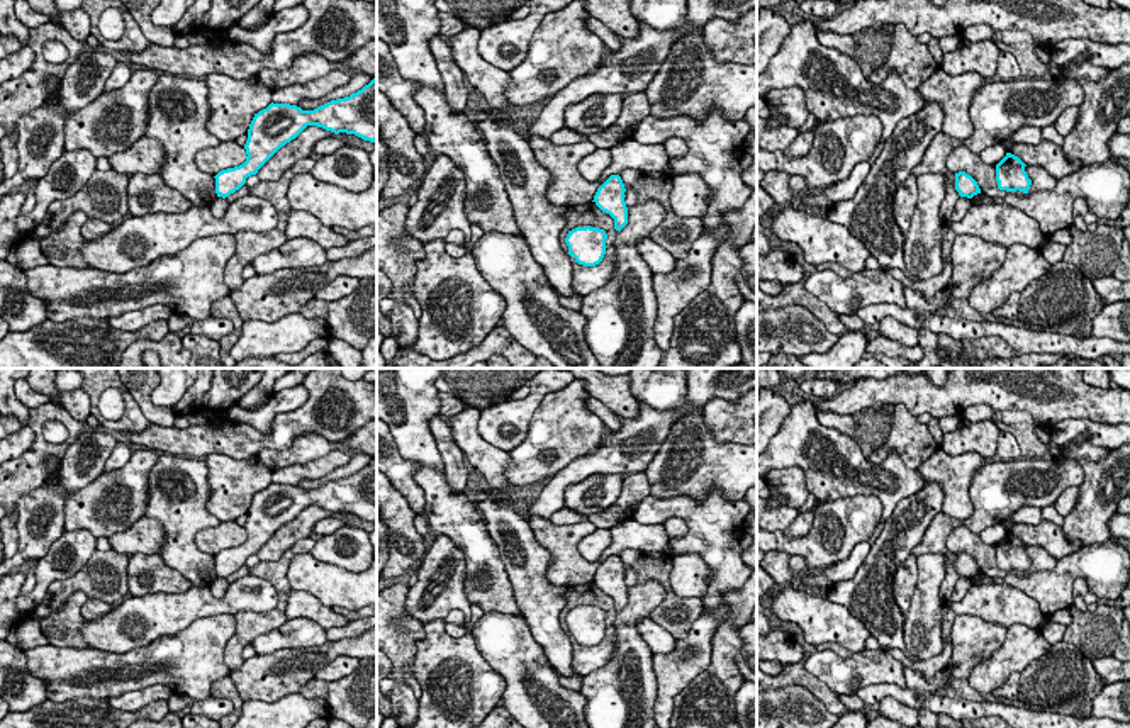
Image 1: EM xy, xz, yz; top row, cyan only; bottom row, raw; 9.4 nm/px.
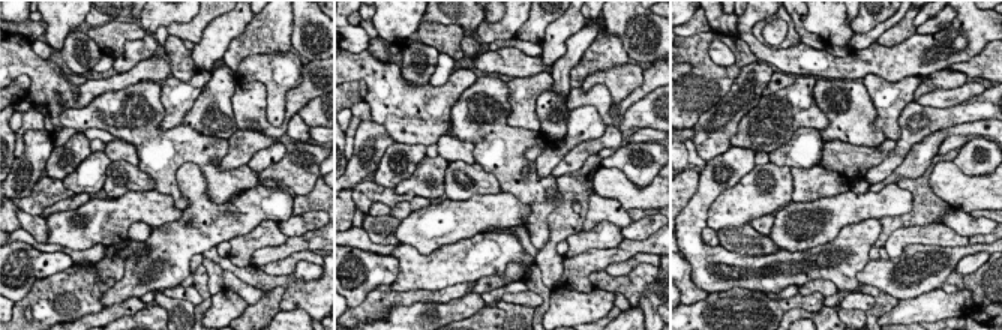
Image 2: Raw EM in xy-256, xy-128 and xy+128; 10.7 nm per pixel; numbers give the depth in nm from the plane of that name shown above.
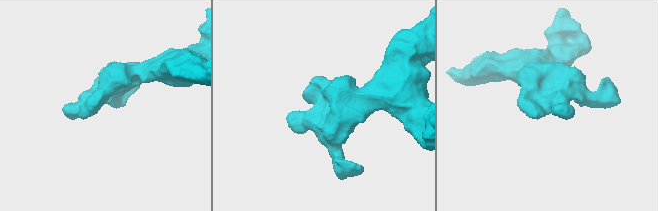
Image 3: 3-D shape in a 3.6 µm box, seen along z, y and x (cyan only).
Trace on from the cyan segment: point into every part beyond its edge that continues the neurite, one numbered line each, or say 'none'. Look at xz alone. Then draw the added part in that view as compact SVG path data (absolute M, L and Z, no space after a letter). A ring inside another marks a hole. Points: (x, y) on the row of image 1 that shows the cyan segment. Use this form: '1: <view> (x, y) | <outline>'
none

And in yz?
none

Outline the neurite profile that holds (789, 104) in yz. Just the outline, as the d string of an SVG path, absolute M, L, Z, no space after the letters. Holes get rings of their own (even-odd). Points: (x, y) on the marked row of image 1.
M799 87L782 90L772 88L767 93L765 102L770 110L770 115L765 119L769 129L780 126L782 120L786 120L787 126L799 129L809 114L804 92Z

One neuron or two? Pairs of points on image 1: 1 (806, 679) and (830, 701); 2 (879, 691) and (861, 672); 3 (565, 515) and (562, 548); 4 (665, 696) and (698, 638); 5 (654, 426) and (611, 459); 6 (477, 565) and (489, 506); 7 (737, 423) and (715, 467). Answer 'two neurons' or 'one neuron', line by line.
1: one neuron
2: two neurons
3: two neurons
4: one neuron
5: one neuron
6: two neurons
7: two neurons

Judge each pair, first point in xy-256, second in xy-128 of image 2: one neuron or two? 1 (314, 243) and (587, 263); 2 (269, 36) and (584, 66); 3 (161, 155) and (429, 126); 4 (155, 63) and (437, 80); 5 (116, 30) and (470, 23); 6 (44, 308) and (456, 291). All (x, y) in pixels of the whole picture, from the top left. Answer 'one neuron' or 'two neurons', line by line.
1: one neuron
2: one neuron
3: two neurons
4: two neurons
5: two neurons
6: one neuron

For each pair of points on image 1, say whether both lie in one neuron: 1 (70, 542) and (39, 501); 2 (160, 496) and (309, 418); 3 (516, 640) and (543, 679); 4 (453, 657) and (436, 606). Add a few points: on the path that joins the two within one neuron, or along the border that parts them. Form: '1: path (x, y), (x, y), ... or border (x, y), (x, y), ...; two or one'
1: border (65, 532), (36, 562); two
2: border (163, 452), (202, 460); two
3: path (516, 650), (533, 669); one
4: border (443, 618), (423, 623); two

